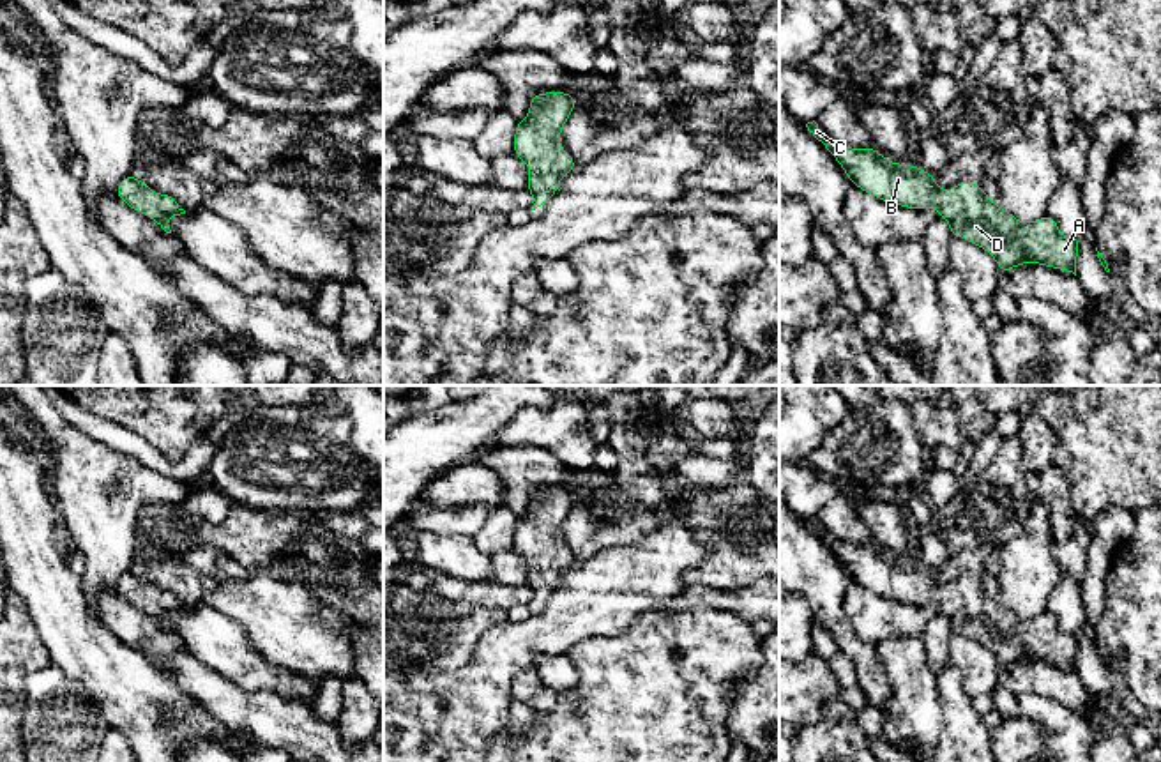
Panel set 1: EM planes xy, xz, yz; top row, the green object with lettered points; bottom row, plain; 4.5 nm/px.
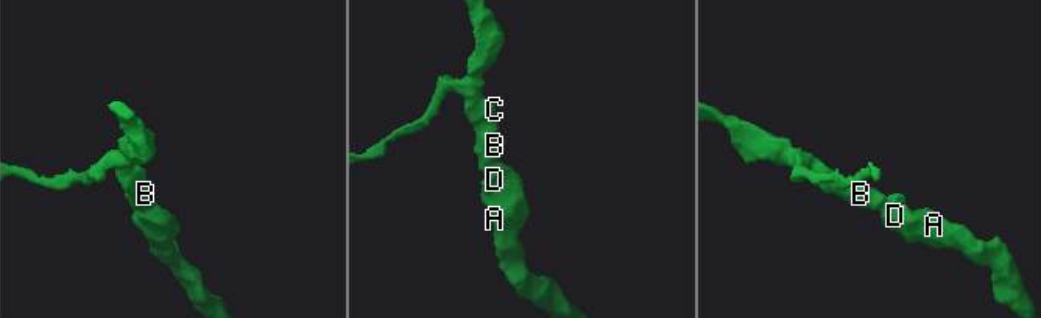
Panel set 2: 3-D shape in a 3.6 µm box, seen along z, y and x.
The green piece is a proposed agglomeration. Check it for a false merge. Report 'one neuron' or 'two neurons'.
one neuron

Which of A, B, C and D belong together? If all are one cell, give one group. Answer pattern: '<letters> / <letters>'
A B C D

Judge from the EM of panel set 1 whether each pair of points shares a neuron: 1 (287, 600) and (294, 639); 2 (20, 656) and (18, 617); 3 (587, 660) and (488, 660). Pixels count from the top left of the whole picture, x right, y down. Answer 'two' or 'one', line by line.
1: one
2: one
3: two

